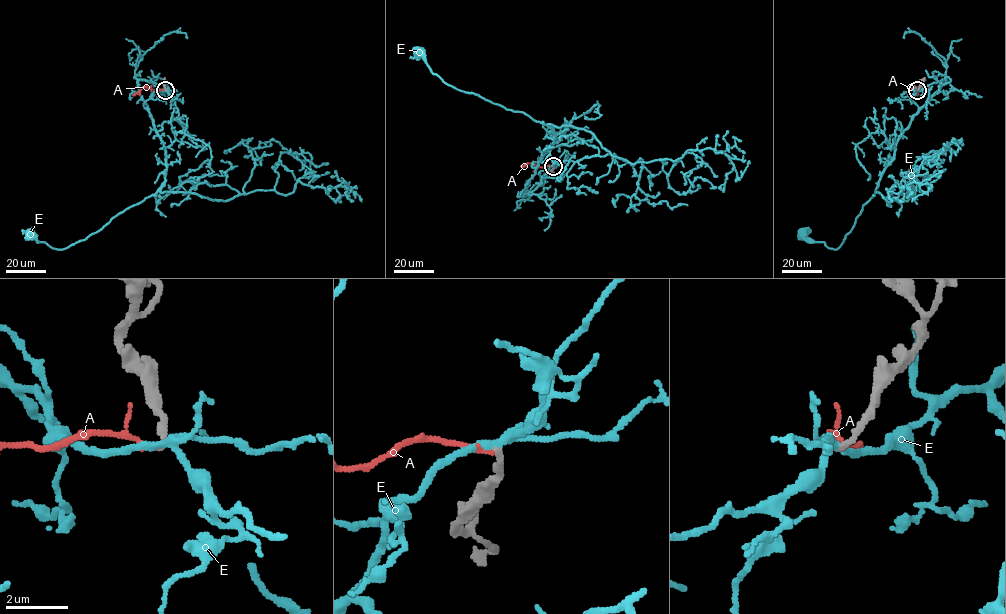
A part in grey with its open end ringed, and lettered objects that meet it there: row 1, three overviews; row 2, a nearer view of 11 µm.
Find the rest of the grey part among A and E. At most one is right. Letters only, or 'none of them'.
none of them

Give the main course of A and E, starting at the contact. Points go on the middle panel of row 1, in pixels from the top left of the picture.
A: (553, 166), (535, 167), (531, 163), (520, 166)
E: (554, 166), (535, 189), (525, 191), (553, 143), (553, 129), (446, 84), (419, 51)

